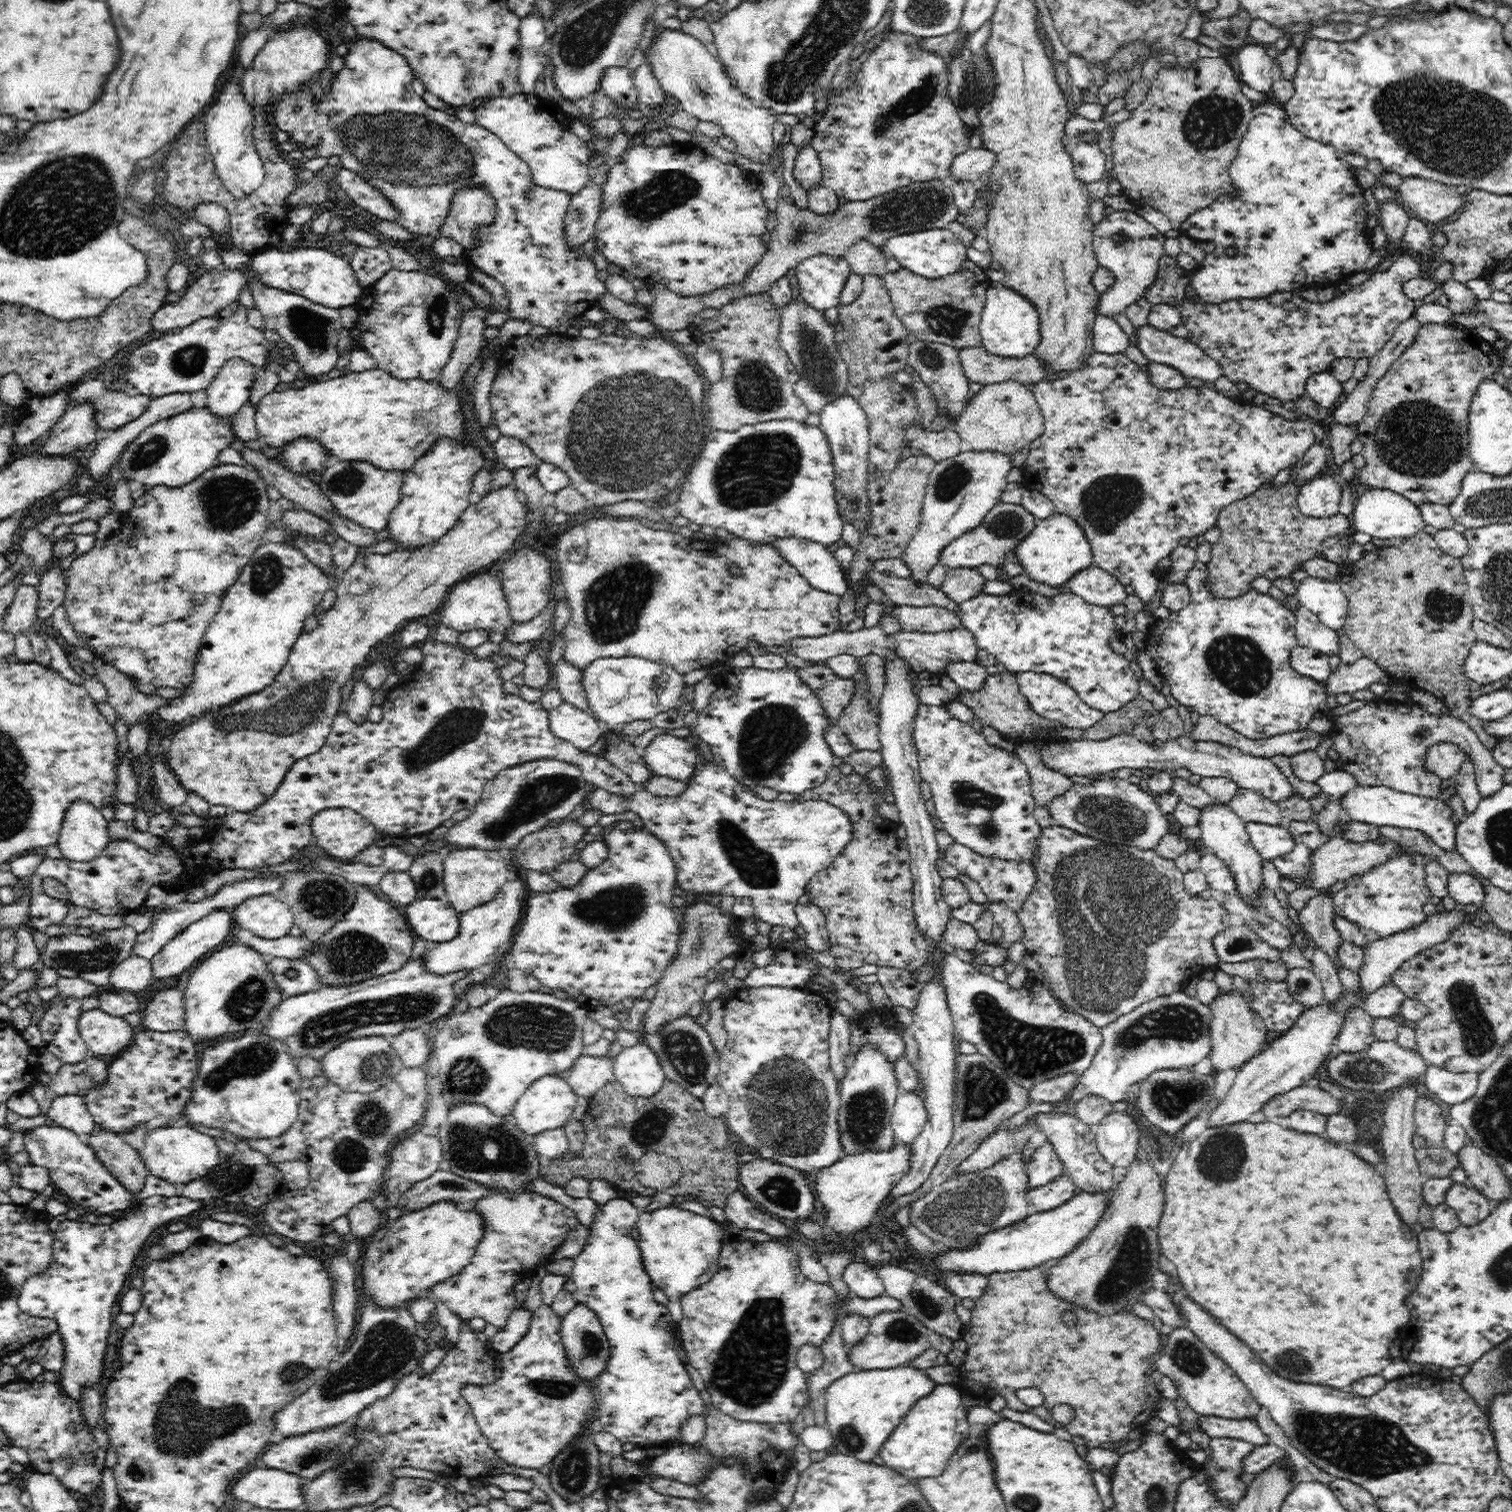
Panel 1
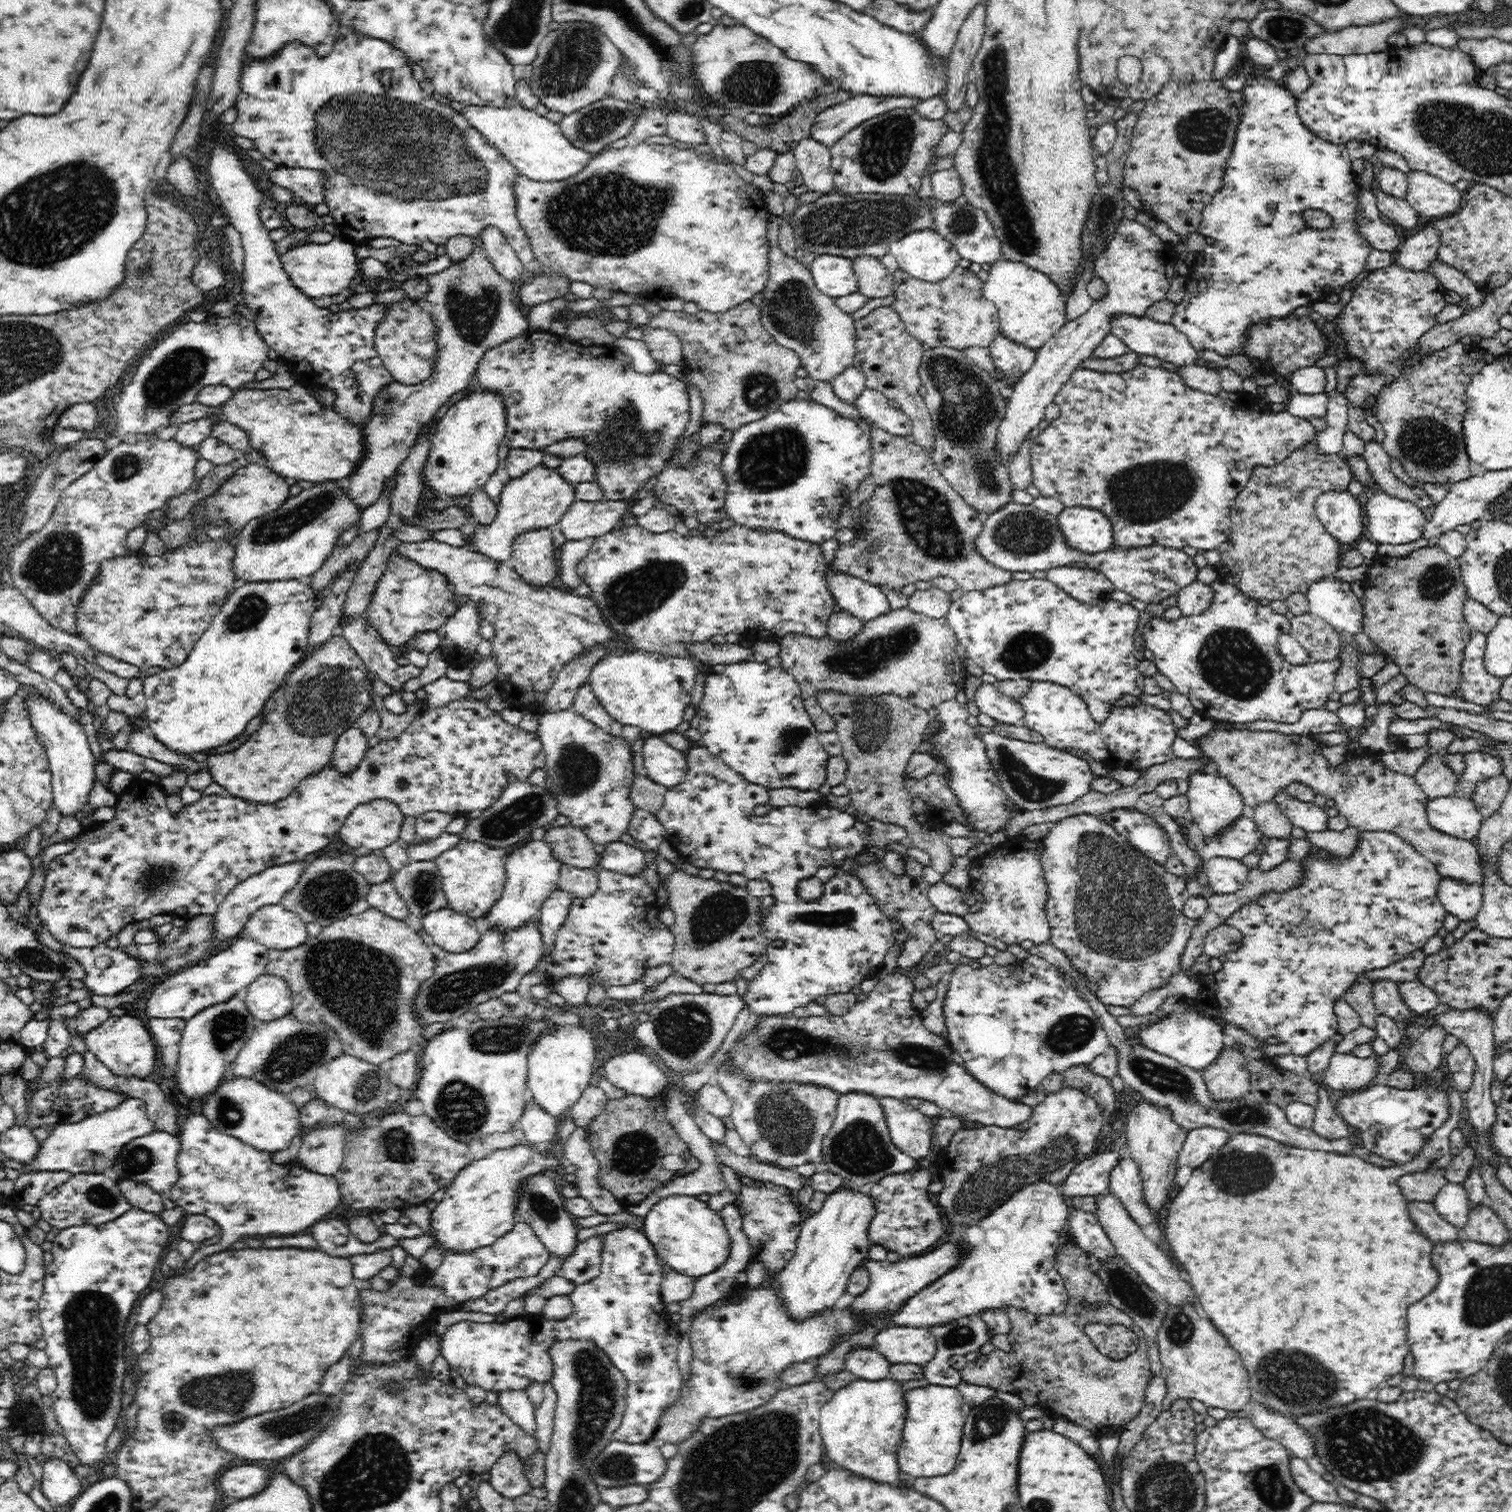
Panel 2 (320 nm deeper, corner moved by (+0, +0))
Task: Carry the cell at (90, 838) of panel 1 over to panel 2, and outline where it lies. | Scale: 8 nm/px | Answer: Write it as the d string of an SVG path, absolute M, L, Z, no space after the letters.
M34 696L29 700L30 721L34 720L34 728L38 728L38 740L42 740L45 748L49 769L51 770L51 792L53 804L61 812L61 816L74 815L88 802L89 794L94 784L95 766L94 756L88 745L88 738L83 726L61 710L54 701L46 696Z

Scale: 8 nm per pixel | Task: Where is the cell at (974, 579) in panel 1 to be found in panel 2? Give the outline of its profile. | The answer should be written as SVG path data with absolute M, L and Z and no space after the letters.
M933 586L928 590L916 590L908 596L907 607L918 614L937 619L947 615L955 596L956 594Z

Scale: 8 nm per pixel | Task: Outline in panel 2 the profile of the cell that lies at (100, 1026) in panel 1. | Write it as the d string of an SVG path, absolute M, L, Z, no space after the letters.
M128 1014L110 1016L102 1024L92 1028L82 1037L86 1046L85 1050L91 1052L116 1076L144 1080L158 1066L158 1051L154 1047L150 1031L140 1018Z

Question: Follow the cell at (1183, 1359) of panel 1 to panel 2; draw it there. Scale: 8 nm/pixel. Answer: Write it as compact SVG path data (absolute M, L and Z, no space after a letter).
M1184 1303L1177 1307L1168 1305L1162 1326L1157 1332L1157 1343L1162 1370L1166 1374L1168 1394L1166 1394L1165 1400L1167 1405L1177 1398L1185 1398L1199 1400L1206 1407L1232 1410L1235 1413L1244 1409L1251 1402L1252 1390L1249 1385L1249 1374L1246 1372L1242 1357L1228 1344L1228 1340L1218 1332L1209 1318L1204 1318L1198 1314L1196 1306L1190 1303Z

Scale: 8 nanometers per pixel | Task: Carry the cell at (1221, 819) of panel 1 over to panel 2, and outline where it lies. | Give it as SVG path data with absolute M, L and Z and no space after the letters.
M1206 771L1192 773L1188 779L1190 785L1187 792L1188 803L1191 818L1198 824L1205 837L1213 838L1214 835L1220 834L1222 830L1230 826L1244 810L1244 802L1241 795L1228 779L1220 773L1209 774Z

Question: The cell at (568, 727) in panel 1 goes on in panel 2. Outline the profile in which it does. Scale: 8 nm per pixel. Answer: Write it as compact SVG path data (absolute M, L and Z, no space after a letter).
M569 710L543 713L539 719L538 736L541 740L546 760L543 766L546 772L546 785L560 802L560 814L569 818L569 824L583 830L594 844L618 842L628 832L628 822L634 814L635 806L630 801L630 788L634 783L634 762L631 743L622 736L615 738L596 727L590 720Z

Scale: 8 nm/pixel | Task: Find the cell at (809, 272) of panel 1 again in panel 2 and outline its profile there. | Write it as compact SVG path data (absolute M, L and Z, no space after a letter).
M818 254L809 269L815 287L832 298L837 299L858 291L858 283L852 271L852 259Z

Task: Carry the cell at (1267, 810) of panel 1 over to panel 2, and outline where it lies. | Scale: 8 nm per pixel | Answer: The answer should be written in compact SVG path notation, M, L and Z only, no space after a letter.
M1272 801L1254 806L1254 822L1266 839L1274 837L1291 837L1293 824L1284 815L1282 809Z

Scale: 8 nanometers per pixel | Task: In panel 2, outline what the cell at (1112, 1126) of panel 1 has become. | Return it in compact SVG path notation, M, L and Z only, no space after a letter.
M1127 1154L1120 1157L1119 1164L1110 1171L1109 1191L1116 1199L1120 1199L1120 1203L1141 1228L1159 1223L1156 1211L1150 1210L1144 1200L1139 1167Z

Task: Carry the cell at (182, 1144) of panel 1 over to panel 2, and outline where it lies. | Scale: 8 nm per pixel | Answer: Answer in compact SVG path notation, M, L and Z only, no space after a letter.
M154 1131L147 1136L132 1140L122 1149L120 1154L122 1166L116 1174L116 1178L118 1180L130 1179L148 1186L156 1193L167 1195L180 1176L177 1160L181 1150L181 1138L173 1133Z

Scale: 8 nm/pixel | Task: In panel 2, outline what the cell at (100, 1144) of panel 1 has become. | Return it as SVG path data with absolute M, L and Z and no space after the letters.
M130 1179L118 1180L117 1182L122 1195L133 1208L156 1214L165 1210L163 1204L165 1195L156 1193L148 1186Z

